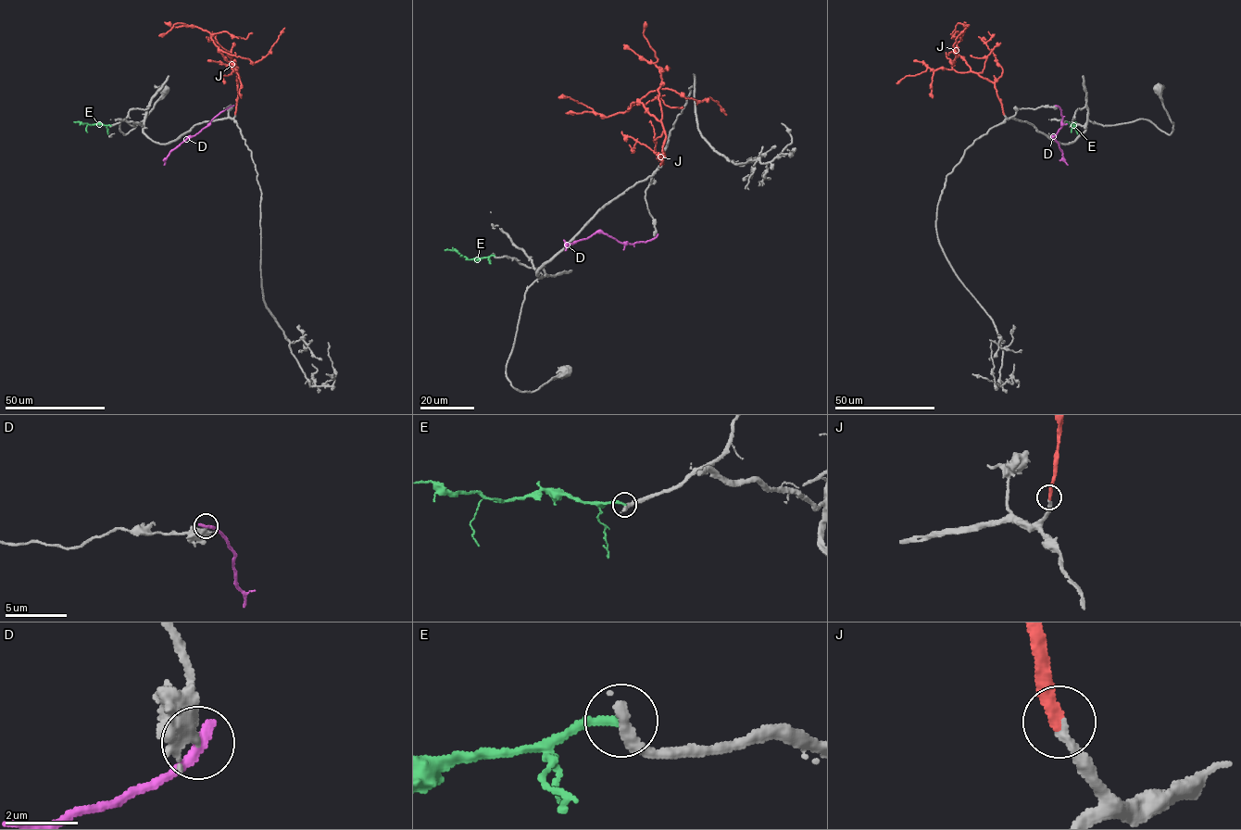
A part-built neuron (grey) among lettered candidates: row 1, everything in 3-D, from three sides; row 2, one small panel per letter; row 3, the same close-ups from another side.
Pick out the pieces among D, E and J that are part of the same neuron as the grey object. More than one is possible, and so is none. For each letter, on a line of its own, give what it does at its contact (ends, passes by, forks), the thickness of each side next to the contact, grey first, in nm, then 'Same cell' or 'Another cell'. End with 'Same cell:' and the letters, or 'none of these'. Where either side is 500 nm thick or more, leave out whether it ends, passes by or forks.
D: Thickness 550 nm (grey) against 300 nm. Another cell
E: It ends there. Thickness 400 nm (grey) against 240 nm. Another cell
J: It ends there. Thickness 260 nm (grey) against 320 nm. Same cell
Same cell: J

